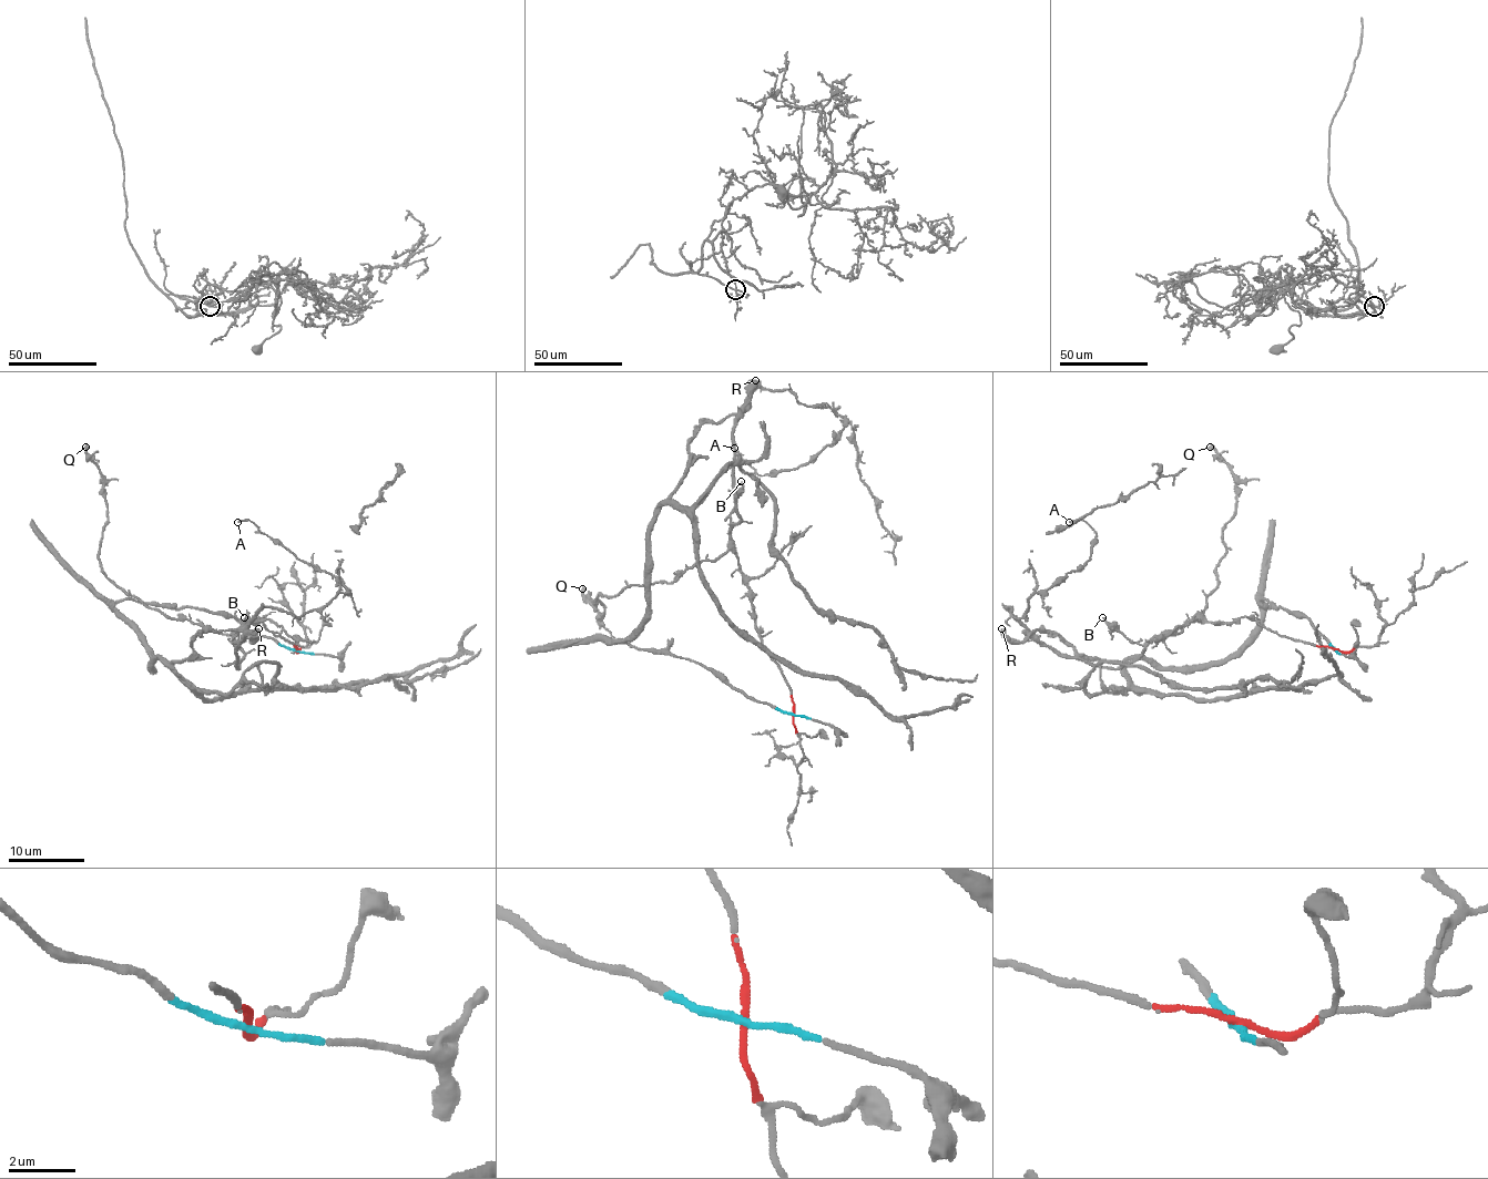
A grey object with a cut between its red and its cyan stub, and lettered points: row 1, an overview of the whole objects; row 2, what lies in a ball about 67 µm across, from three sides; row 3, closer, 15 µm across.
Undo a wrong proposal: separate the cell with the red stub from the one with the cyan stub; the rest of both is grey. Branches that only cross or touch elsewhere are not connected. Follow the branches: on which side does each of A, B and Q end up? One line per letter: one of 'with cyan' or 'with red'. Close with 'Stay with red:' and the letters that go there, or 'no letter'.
A: with red
B: with red
Q: with red
Stay with red: A, B, Q

